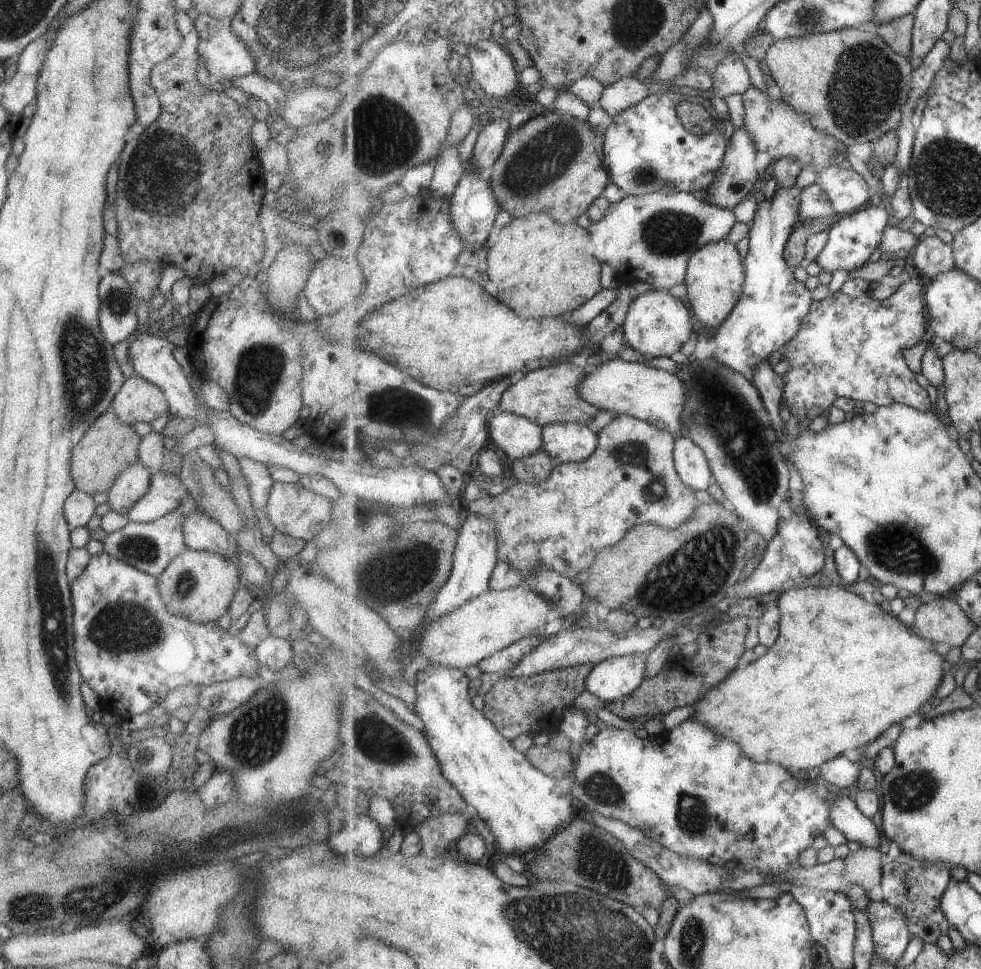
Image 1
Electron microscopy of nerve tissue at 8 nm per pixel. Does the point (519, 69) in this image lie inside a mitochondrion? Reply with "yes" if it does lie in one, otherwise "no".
no

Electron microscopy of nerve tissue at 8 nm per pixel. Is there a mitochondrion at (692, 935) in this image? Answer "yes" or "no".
yes

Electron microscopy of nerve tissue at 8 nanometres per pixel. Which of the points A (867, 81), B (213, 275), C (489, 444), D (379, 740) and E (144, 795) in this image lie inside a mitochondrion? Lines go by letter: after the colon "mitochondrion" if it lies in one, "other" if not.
A: mitochondrion
B: other
C: other
D: mitochondrion
E: other

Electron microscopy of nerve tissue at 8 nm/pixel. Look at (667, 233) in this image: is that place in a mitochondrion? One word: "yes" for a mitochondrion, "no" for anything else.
yes

